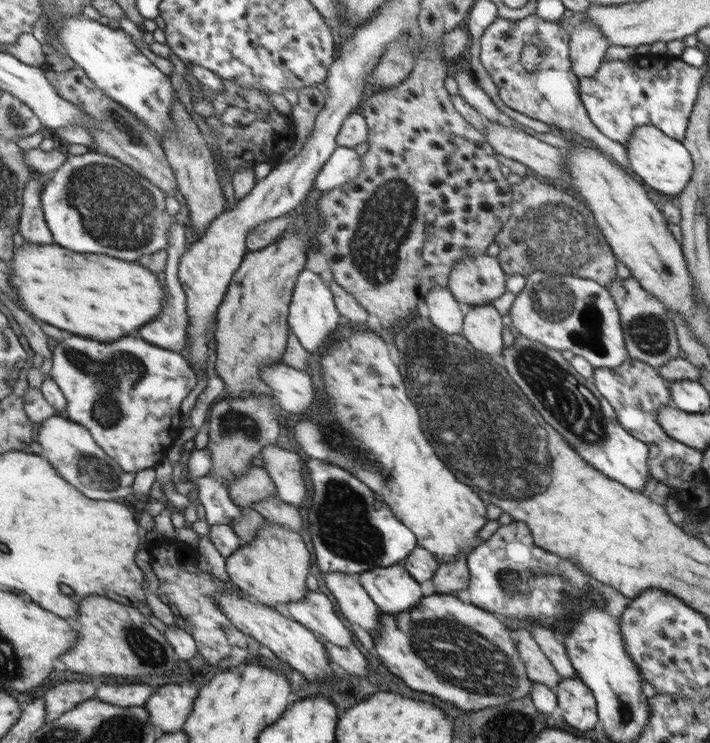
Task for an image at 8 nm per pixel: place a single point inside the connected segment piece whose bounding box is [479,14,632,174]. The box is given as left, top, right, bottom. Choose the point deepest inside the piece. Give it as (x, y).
(550, 94)

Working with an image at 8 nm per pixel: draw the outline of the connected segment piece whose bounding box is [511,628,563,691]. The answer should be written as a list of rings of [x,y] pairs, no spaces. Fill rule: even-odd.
[[[514,628],[511,631],[515,634],[518,653],[521,654],[528,669],[529,679],[545,684],[550,690],[555,691],[563,677],[556,672],[550,660],[542,653],[532,633],[526,628]]]

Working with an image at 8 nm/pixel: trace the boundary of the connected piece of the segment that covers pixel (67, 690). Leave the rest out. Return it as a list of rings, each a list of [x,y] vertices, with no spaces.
[[[74,680],[50,689],[47,694],[47,709],[49,710],[48,722],[62,718],[67,712],[74,710],[83,702],[96,699],[99,691],[98,685],[91,680],[88,682]]]

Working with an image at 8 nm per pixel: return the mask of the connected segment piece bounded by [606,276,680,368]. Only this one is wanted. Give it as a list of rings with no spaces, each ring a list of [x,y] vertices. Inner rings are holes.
[[[618,277],[606,287],[613,295],[620,310],[621,324],[624,326],[625,340],[631,358],[645,361],[646,364],[661,368],[670,359],[678,357],[678,340],[674,321],[669,317],[665,304],[652,293],[649,293],[634,277],[621,279]]]

